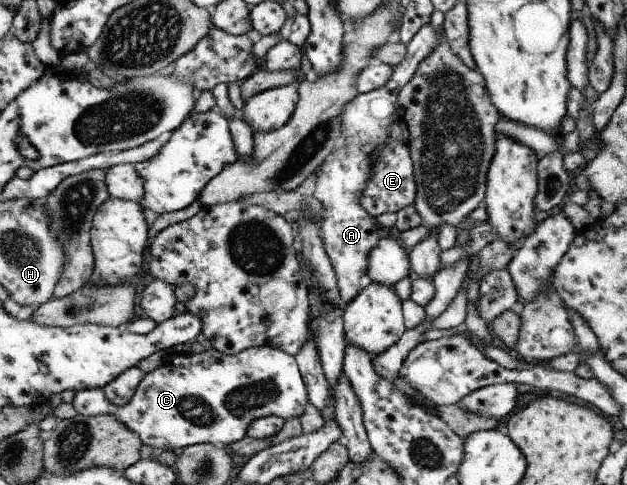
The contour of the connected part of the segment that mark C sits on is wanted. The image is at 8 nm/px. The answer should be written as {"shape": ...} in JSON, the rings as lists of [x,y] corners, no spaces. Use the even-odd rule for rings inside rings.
{"shape":[[[212,346],[201,353],[169,356],[153,371],[144,374],[140,387],[127,405],[116,406],[107,401],[103,389],[84,389],[76,391],[72,406],[82,416],[107,414],[119,419],[125,427],[138,434],[145,444],[160,450],[175,451],[190,445],[213,443],[229,447],[247,436],[249,425],[256,419],[267,416],[281,419],[297,419],[303,415],[309,403],[307,388],[297,360],[280,349],[261,346],[246,349],[233,355],[217,351]]]}

